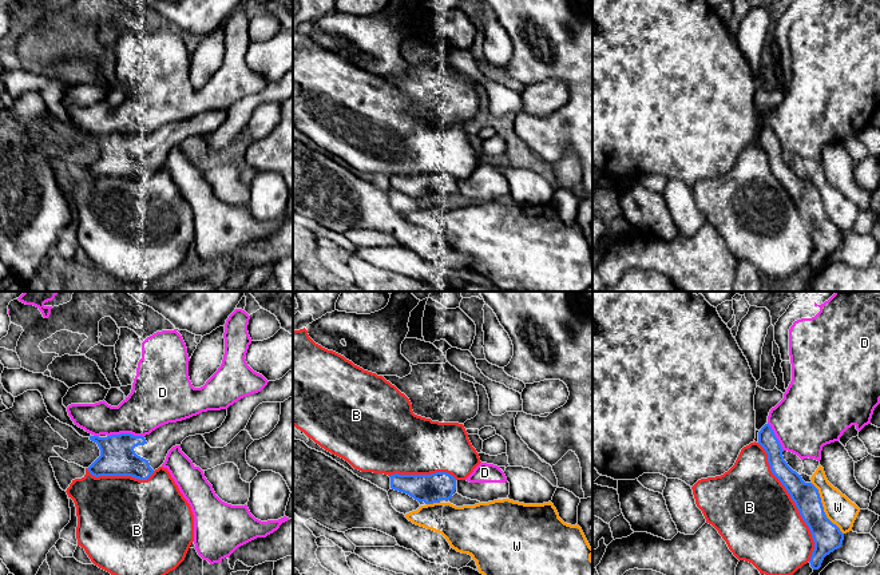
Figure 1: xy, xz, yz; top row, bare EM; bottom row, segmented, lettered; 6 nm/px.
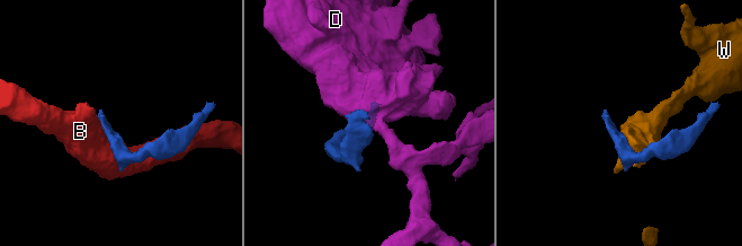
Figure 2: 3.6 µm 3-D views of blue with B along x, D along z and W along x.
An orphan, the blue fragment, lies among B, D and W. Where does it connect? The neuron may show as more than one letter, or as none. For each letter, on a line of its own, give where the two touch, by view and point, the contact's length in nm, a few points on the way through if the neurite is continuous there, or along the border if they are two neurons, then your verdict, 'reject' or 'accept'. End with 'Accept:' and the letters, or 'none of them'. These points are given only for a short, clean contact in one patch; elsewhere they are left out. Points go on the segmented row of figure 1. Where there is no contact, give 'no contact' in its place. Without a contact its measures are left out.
B: meets blue in yz at (793, 500); contact 800 nm long; reject
D: meets blue in xy at (126, 433); contact 220 nm long; reject
W: meets blue in yz at (823, 508); contact 360 nm long; reject
Accept: none of them

